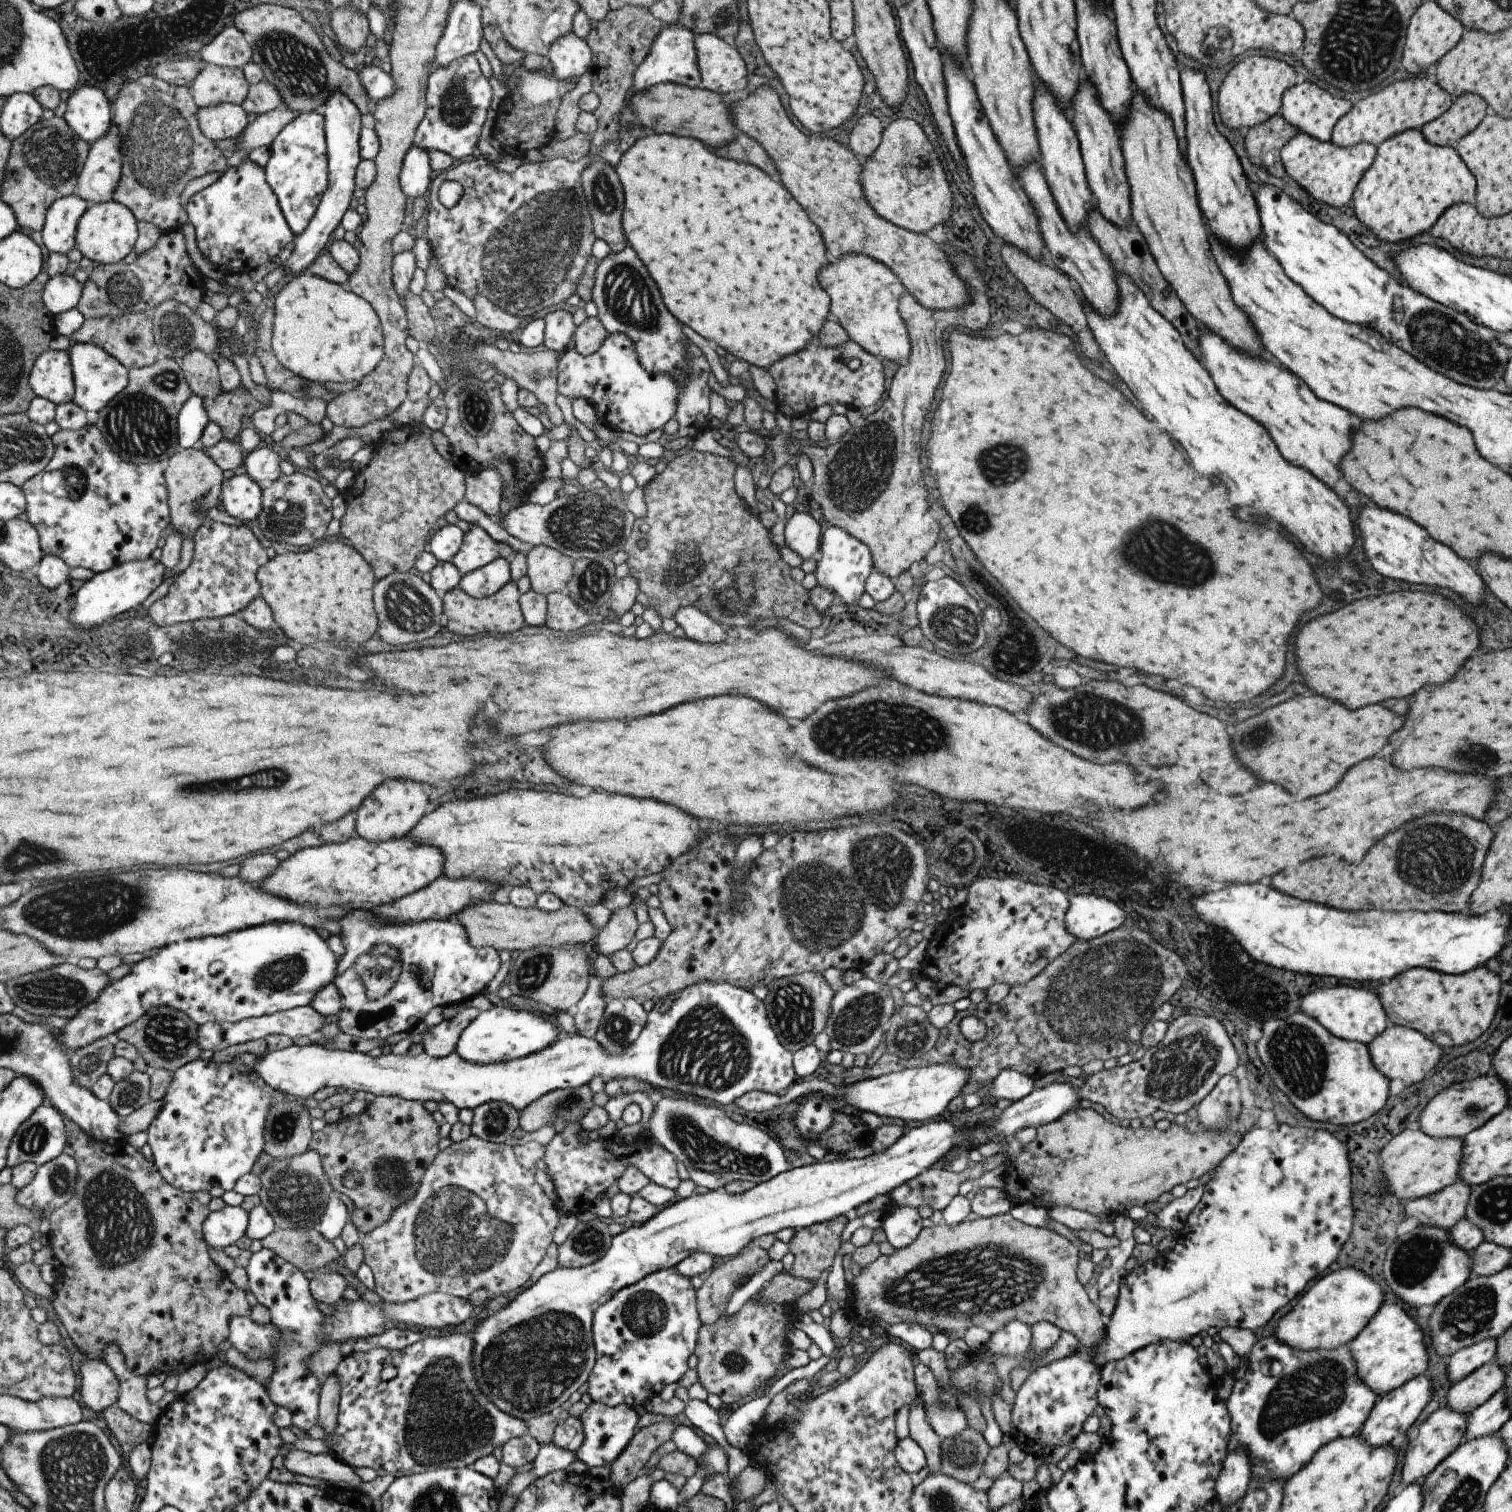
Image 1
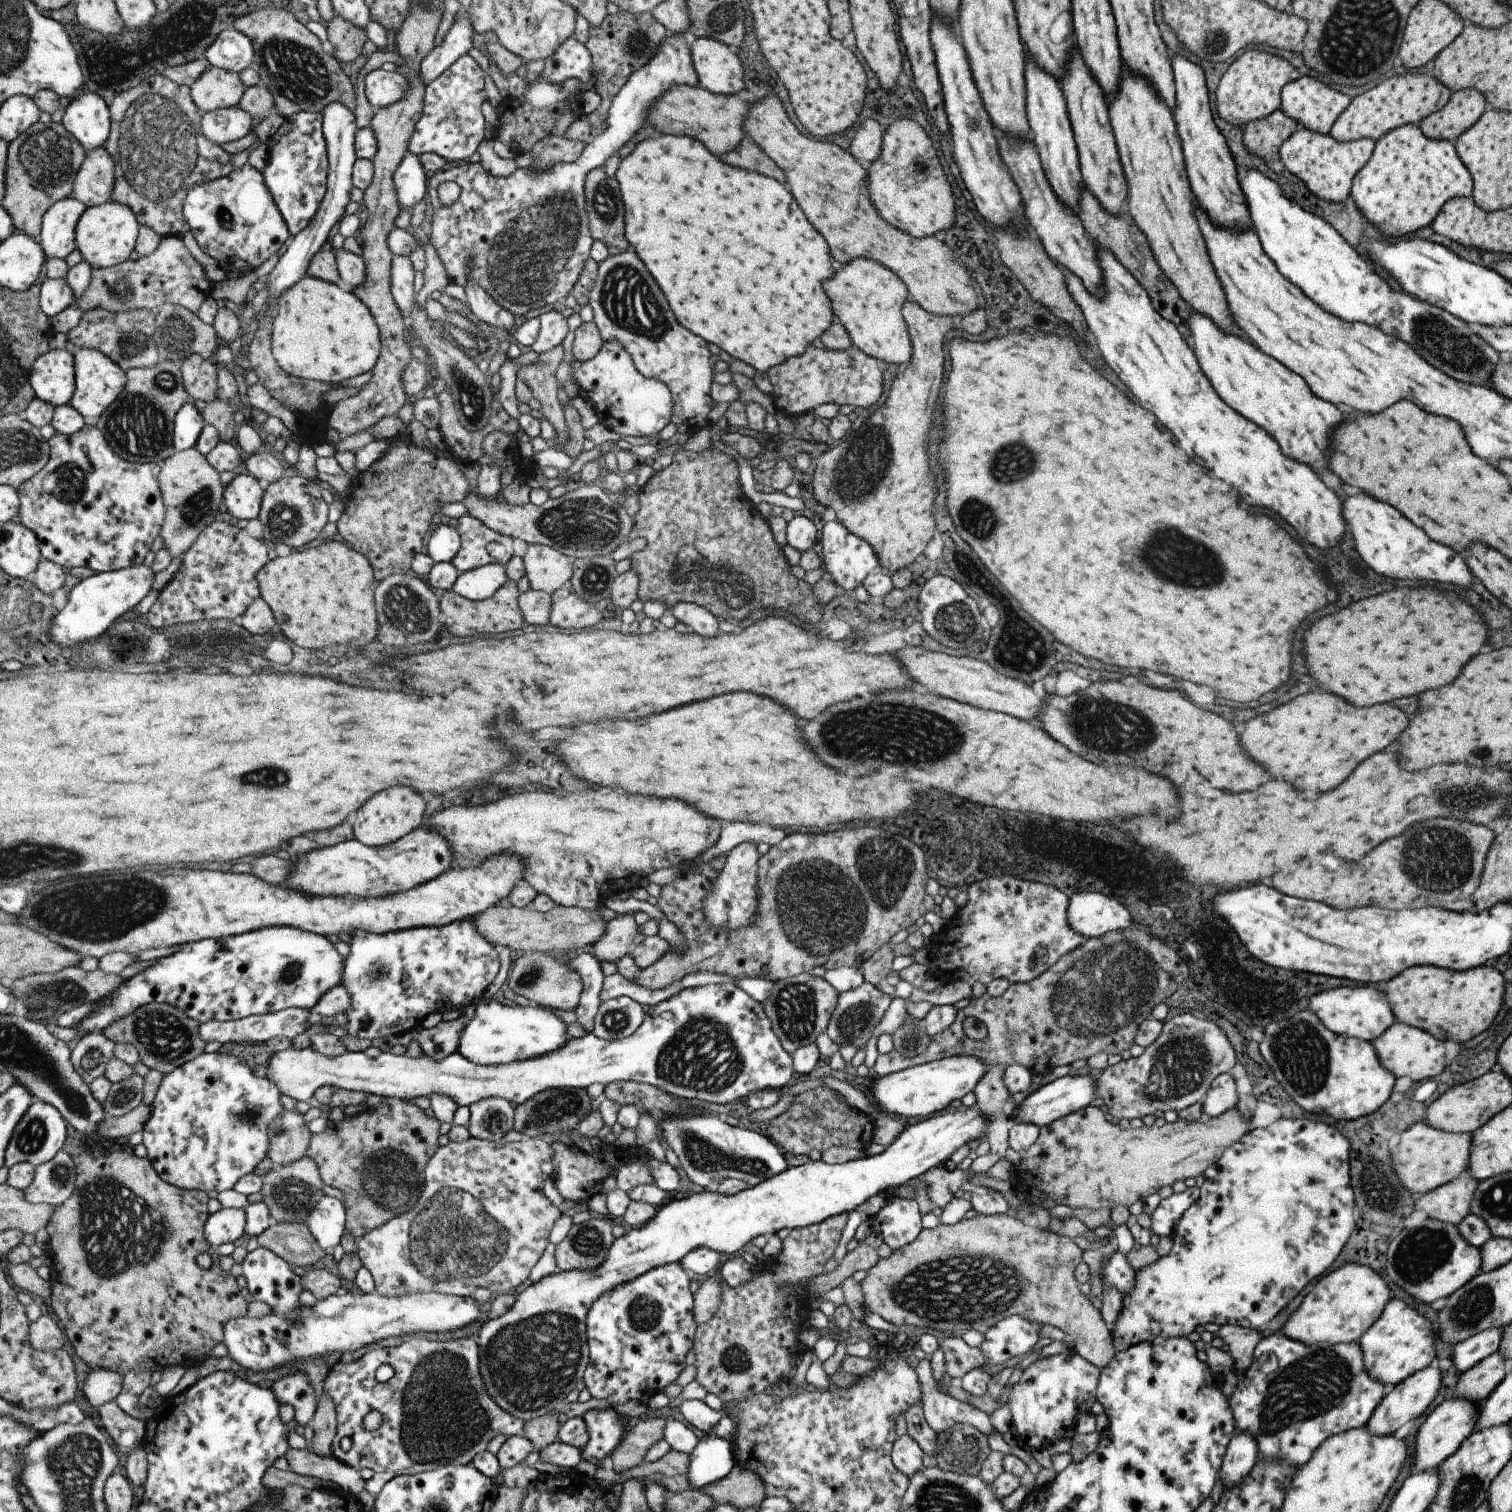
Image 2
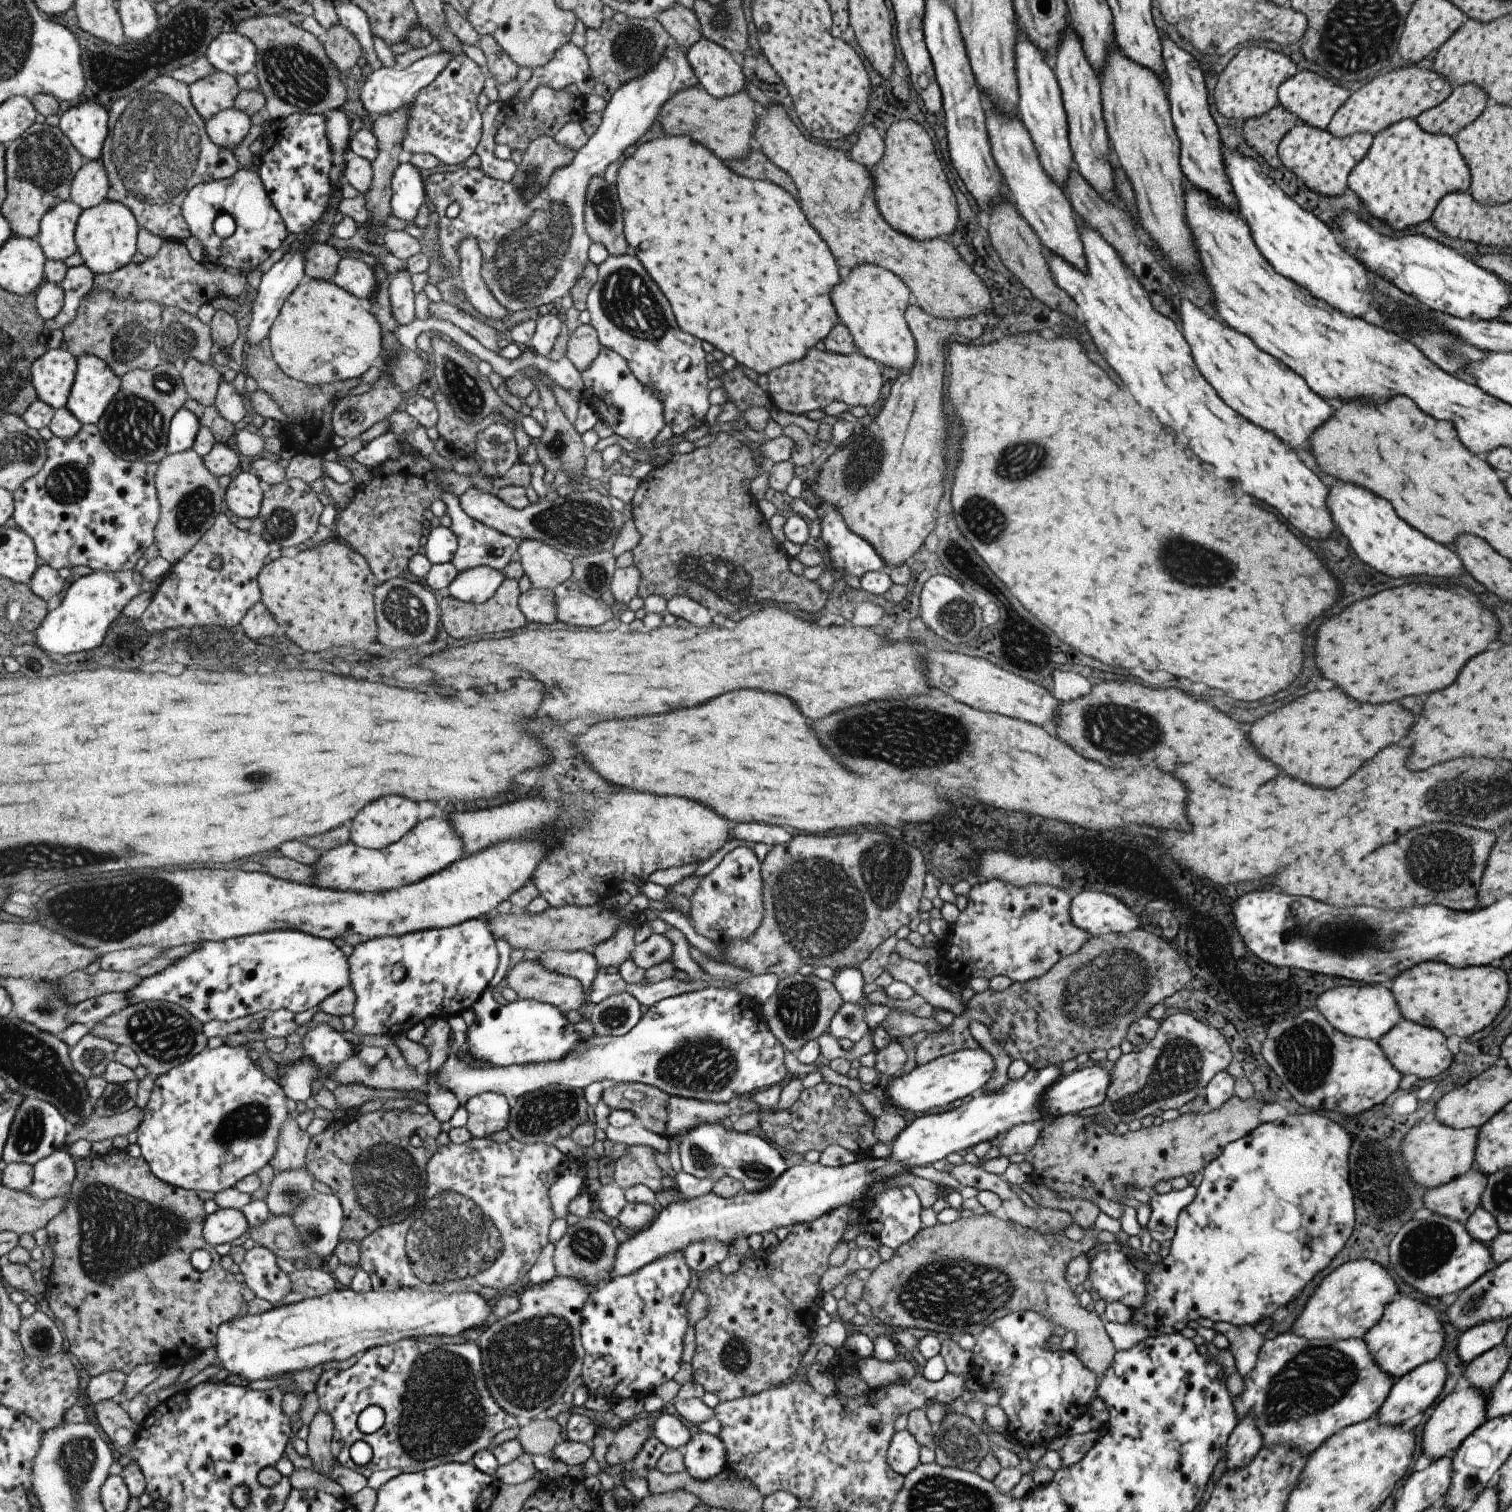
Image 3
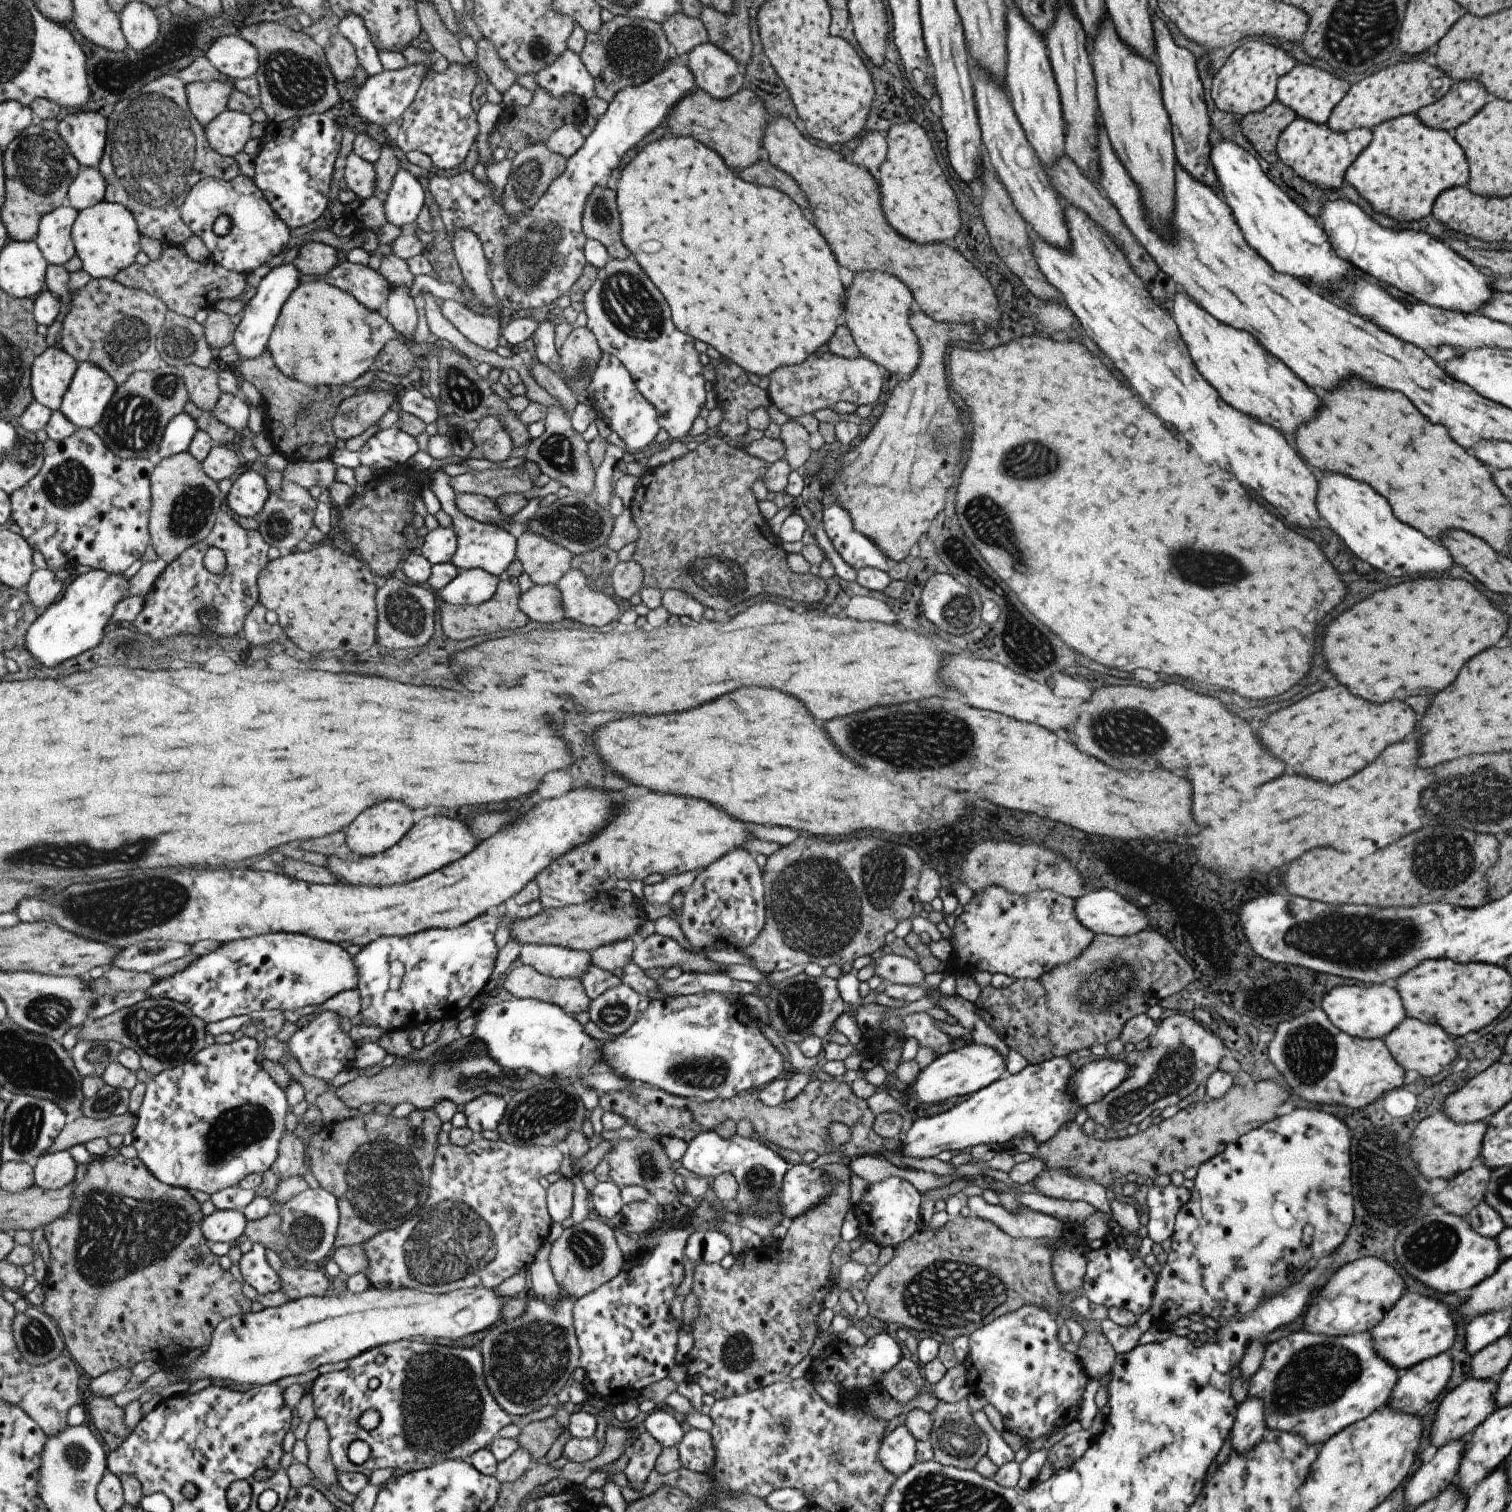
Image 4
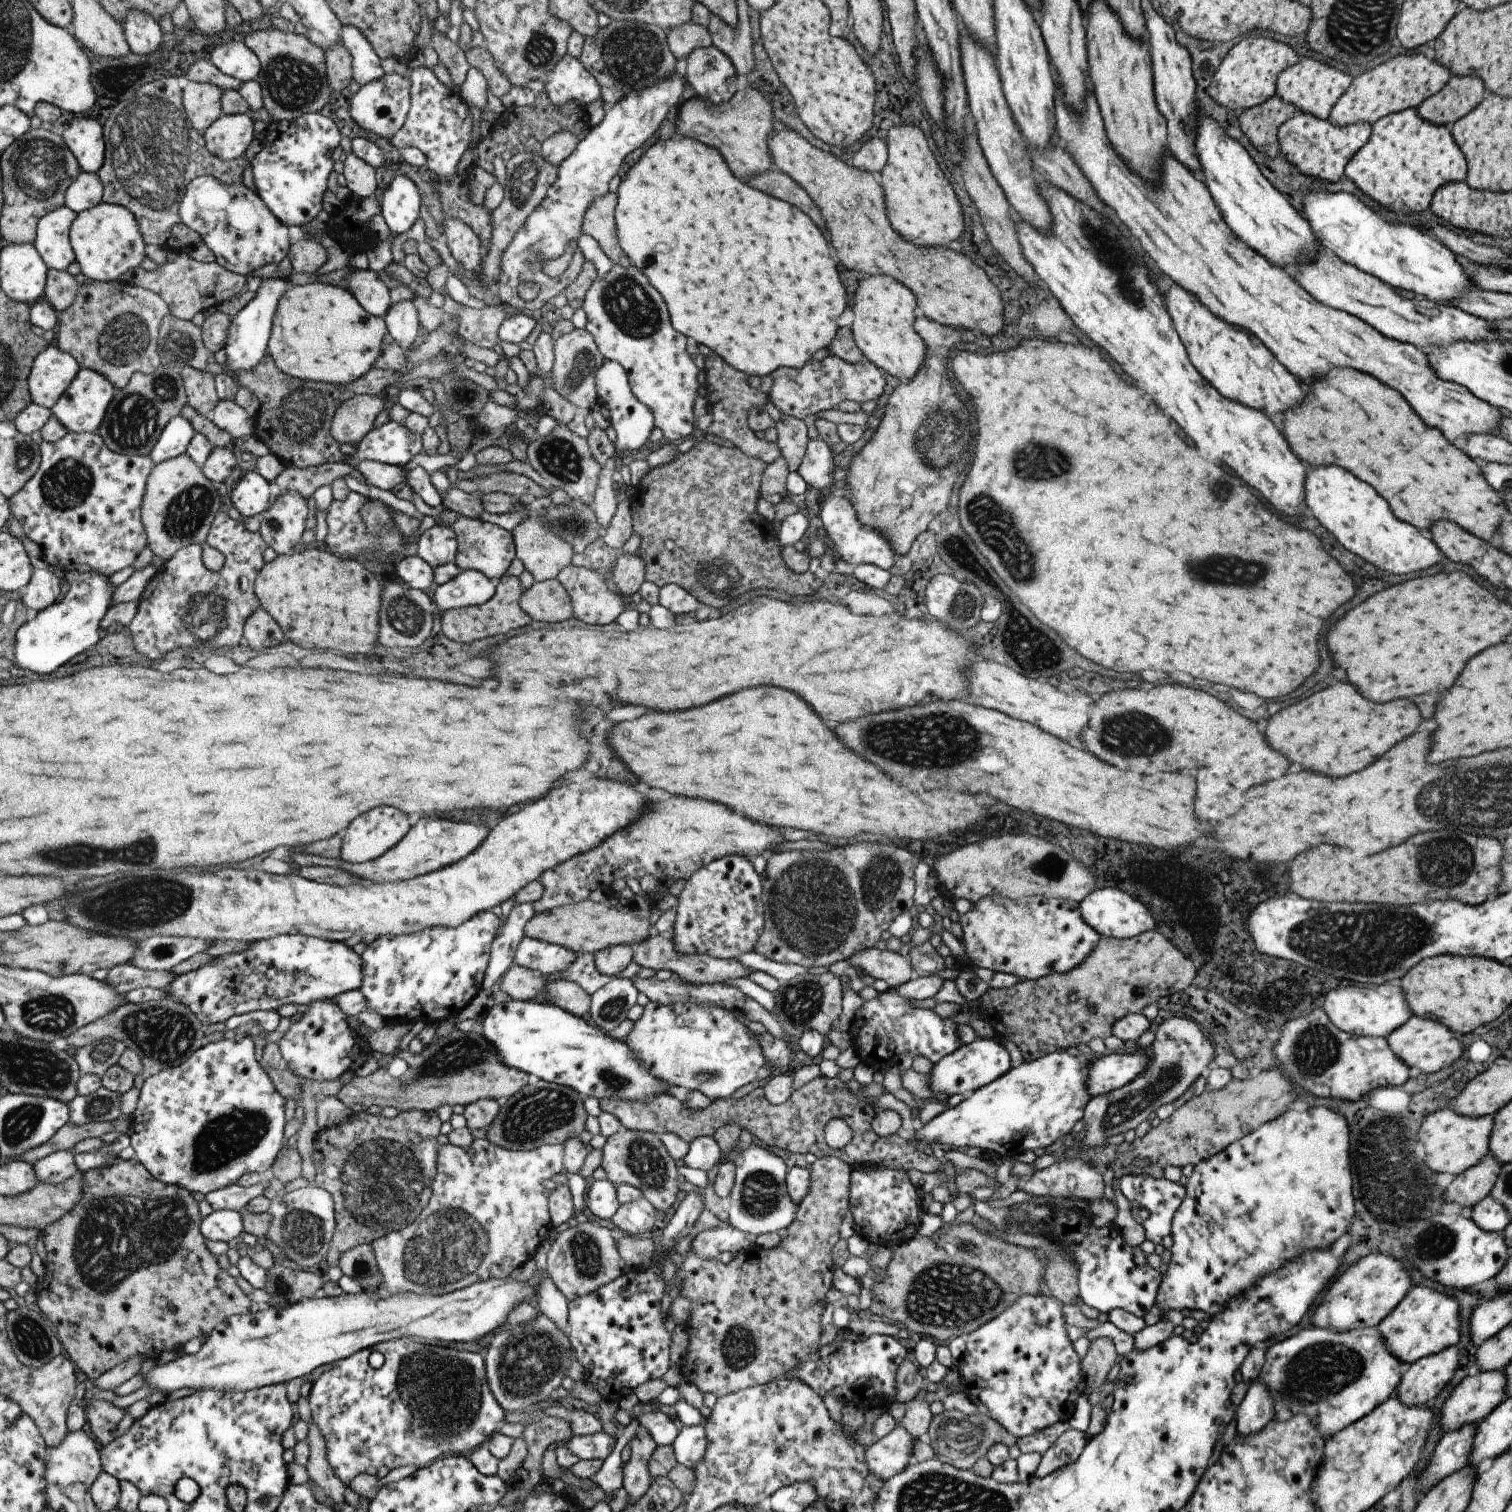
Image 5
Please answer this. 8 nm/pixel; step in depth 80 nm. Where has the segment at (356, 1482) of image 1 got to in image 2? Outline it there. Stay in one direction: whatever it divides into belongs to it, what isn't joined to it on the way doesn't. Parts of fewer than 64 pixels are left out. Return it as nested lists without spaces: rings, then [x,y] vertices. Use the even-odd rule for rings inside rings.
[[[289,1447],[284,1460],[288,1461],[292,1472],[338,1483],[349,1494],[356,1495],[366,1490],[367,1481],[361,1476],[361,1472],[339,1461],[333,1454],[320,1455],[309,1449]]]

